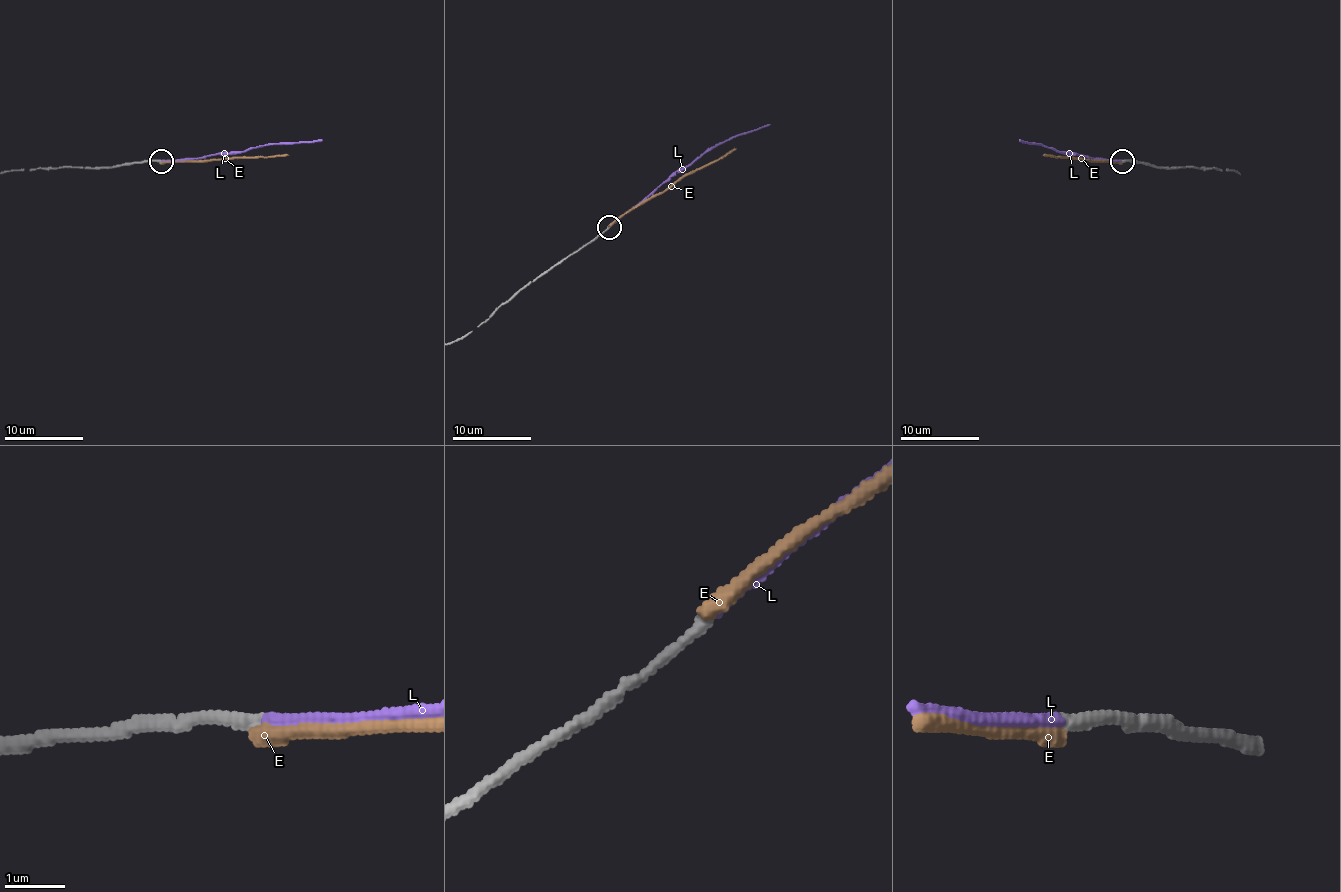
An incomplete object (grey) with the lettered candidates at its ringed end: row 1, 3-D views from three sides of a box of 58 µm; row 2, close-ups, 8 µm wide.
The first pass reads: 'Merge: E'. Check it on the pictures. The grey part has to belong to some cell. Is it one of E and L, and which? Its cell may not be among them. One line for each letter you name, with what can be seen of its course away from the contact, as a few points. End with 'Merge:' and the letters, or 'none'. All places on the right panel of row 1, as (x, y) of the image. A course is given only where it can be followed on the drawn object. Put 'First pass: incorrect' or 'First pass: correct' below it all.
L: it runs (1122, 160), (1088, 158), (1020, 139)
Merge: L
First pass: incorrect

